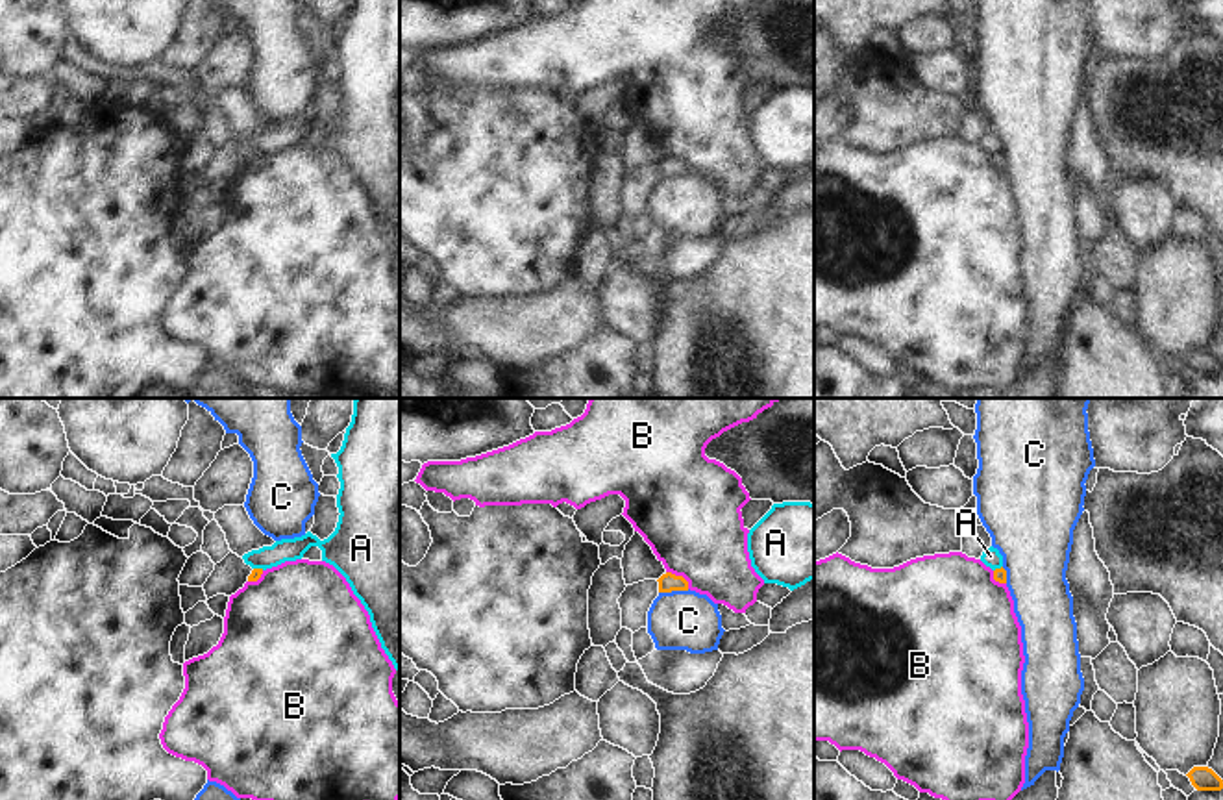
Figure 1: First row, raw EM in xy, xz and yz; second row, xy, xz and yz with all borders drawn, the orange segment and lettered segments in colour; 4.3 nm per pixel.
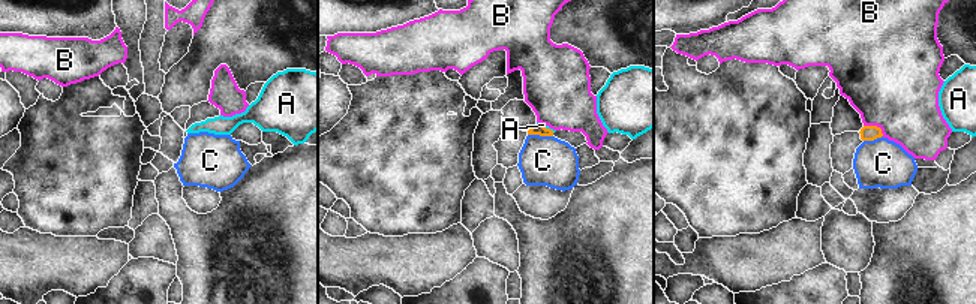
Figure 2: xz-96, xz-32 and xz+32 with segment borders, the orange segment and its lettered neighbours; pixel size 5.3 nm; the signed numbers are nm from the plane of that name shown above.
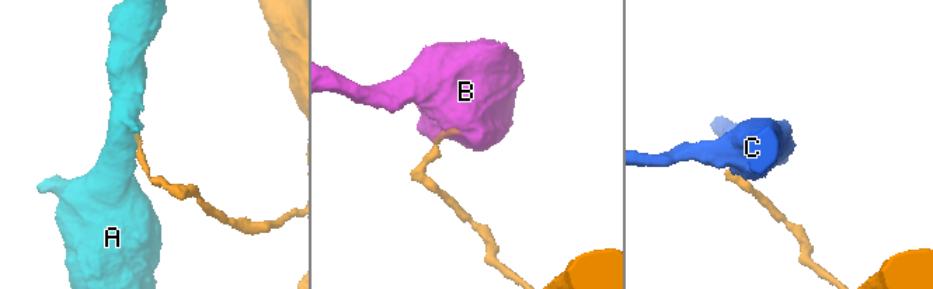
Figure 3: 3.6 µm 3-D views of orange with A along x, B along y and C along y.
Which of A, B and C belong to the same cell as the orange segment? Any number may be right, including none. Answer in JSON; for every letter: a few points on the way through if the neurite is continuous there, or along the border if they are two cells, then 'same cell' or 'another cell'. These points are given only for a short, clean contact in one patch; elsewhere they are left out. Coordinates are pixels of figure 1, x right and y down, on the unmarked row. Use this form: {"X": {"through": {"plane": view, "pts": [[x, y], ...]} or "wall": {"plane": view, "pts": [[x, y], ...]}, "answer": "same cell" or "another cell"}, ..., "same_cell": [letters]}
{"A": {"answer": "another cell"}, "B": {"answer": "another cell"}, "C": {"answer": "another cell"}, "same_cell": []}

